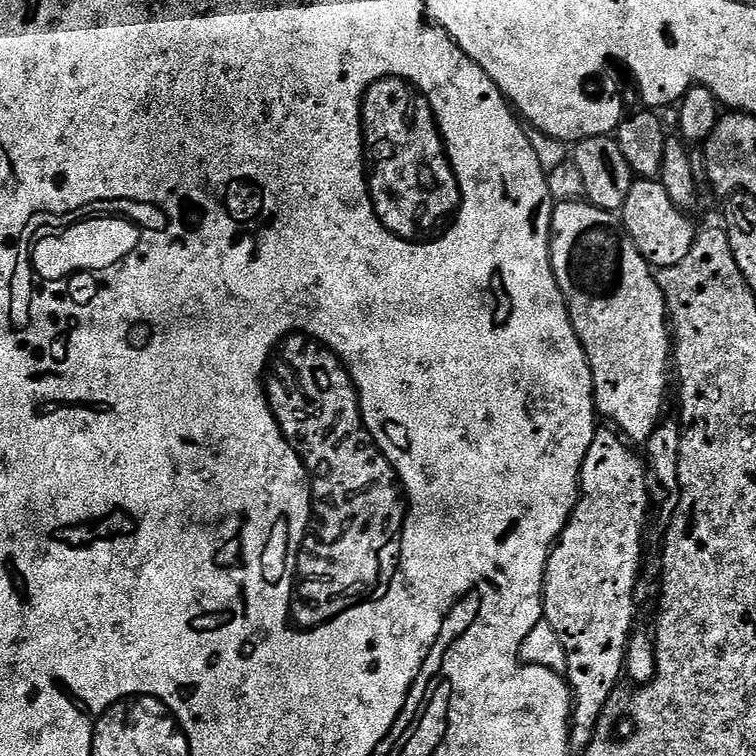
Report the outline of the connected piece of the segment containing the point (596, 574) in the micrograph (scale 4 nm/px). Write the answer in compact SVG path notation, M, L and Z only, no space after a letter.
M604 426L597 431L595 438L590 442L590 450L586 450L584 465L580 471L580 495L576 502L576 508L569 518L568 524L562 530L559 541L552 546L552 553L548 556L548 565L544 571L544 619L550 626L554 626L554 634L558 634L558 642L566 650L566 662L568 671L566 679L568 687L572 689L572 719L568 730L568 747L573 753L582 754L590 746L590 742L596 733L598 722L604 715L608 699L616 688L620 676L625 675L624 656L628 652L628 642L634 631L632 623L636 620L636 583L640 580L640 563L644 560L644 527L648 524L648 508L650 509L650 477L643 455L636 452L637 449L631 443L625 441L619 432L611 427Z

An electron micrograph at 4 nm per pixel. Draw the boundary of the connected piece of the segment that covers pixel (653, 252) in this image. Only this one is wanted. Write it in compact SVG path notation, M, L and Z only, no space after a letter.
M656 178L633 179L630 194L626 194L626 202L622 209L622 223L628 232L628 237L634 242L634 246L638 246L642 258L656 270L678 266L678 262L682 262L682 258L690 254L690 246L694 246L698 228L697 225L692 225L692 220L688 216L691 215L687 211L675 208L670 202L670 194L666 194L666 190Z

